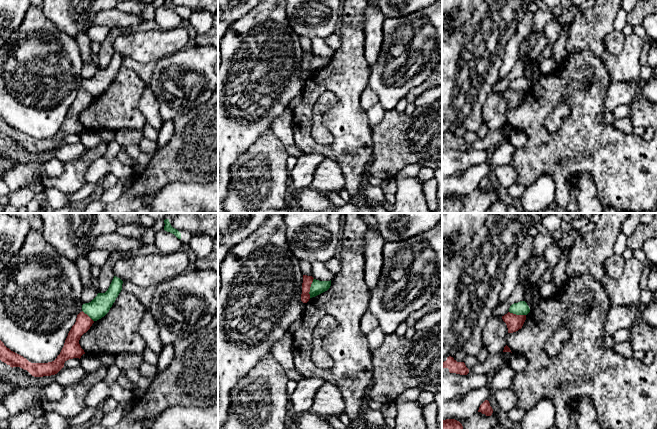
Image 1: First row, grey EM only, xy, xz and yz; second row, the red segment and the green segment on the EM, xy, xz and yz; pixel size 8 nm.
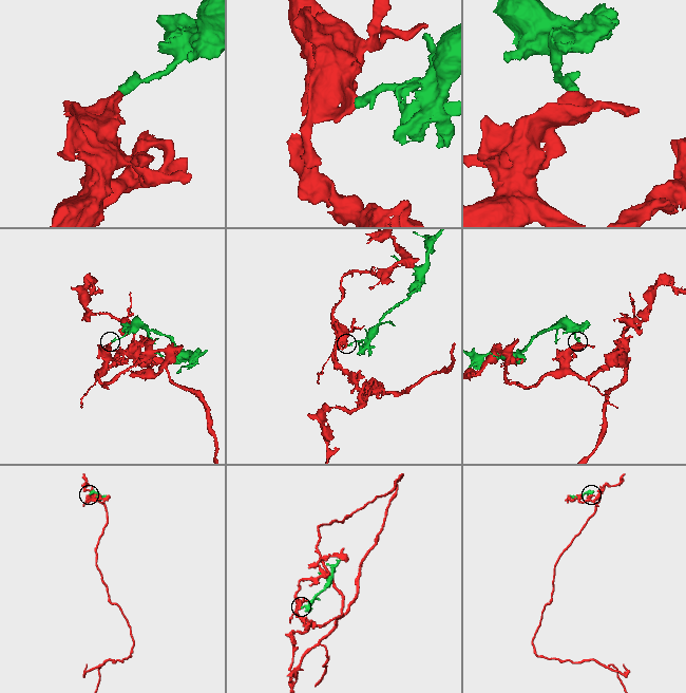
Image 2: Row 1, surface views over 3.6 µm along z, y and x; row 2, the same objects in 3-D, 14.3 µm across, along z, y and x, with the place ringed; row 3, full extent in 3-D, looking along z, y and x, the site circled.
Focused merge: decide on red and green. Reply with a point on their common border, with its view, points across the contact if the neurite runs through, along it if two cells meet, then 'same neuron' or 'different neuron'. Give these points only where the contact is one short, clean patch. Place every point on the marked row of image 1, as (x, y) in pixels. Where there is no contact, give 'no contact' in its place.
xz (309, 288) | along xz (313, 278), (310, 284), (309, 297) | different neuron

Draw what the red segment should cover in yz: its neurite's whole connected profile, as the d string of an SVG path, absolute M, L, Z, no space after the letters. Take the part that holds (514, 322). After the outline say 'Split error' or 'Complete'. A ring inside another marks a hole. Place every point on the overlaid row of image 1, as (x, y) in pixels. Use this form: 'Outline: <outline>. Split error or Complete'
Outline: M508 312L502 316L502 319L507 325L508 333L513 333L522 328L526 320L526 315L516 315Z. Complete

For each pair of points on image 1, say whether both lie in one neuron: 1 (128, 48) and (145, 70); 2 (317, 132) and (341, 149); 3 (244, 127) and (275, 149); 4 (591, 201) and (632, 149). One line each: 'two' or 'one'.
1: one
2: two
3: two
4: two

